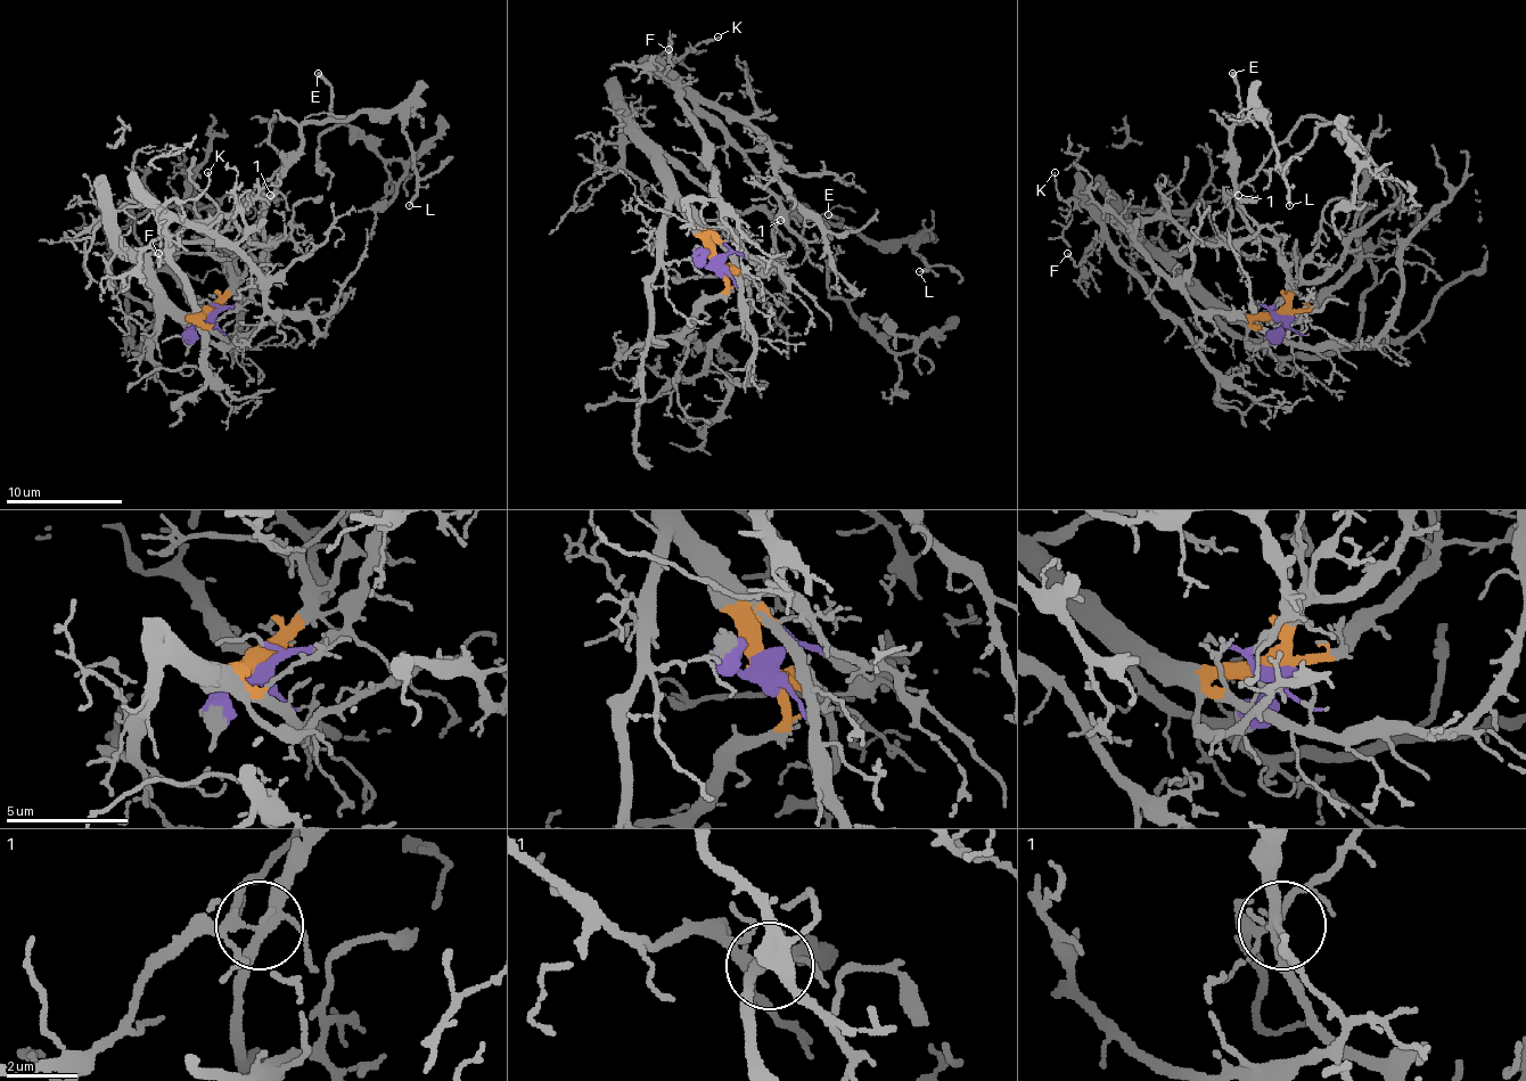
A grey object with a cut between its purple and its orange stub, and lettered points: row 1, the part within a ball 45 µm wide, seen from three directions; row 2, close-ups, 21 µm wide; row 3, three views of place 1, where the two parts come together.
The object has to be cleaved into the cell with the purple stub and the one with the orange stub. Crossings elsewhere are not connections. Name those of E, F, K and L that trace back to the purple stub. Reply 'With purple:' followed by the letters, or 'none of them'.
With purple: E, L

